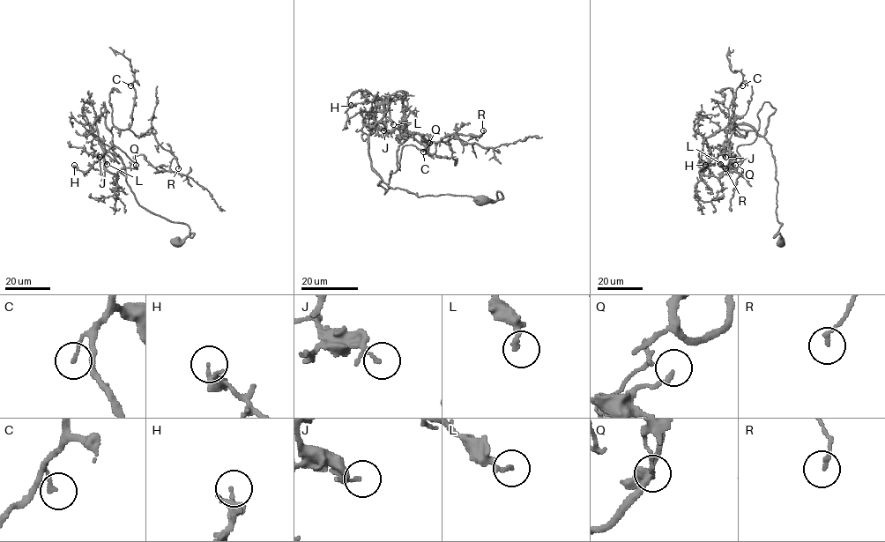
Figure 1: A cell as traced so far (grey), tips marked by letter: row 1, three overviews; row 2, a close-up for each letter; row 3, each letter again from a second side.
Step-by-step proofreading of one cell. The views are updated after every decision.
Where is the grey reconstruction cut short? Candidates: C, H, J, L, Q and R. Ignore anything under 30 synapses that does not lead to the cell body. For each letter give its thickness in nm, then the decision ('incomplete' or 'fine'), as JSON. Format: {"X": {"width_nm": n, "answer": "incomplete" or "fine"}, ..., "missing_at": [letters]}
{"C": {"width_nm": 130, "answer": "fine"}, "H": {"width_nm": 150, "answer": "fine"}, "J": {"width_nm": 120, "answer": "fine"}, "L": {"width_nm": 170, "answer": "fine"}, "Q": {"width_nm": 100, "answer": "fine"}, "R": {"width_nm": 140, "answer": "fine"}, "missing_at": []}

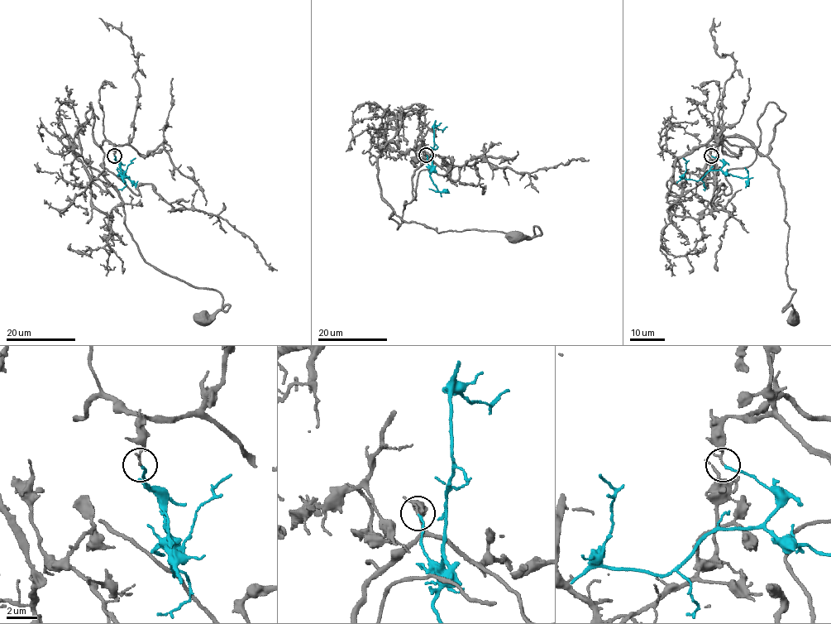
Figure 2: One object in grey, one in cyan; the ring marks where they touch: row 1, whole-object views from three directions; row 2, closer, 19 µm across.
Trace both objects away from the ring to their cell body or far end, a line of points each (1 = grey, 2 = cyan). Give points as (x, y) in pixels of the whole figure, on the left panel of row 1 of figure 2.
1: (115, 156), (93, 136), (90, 103), (82, 157), (117, 191), (146, 262), (222, 295), (226, 310), (202, 319)
2: (115, 156), (119, 162), (122, 180), (126, 166), (136, 158)

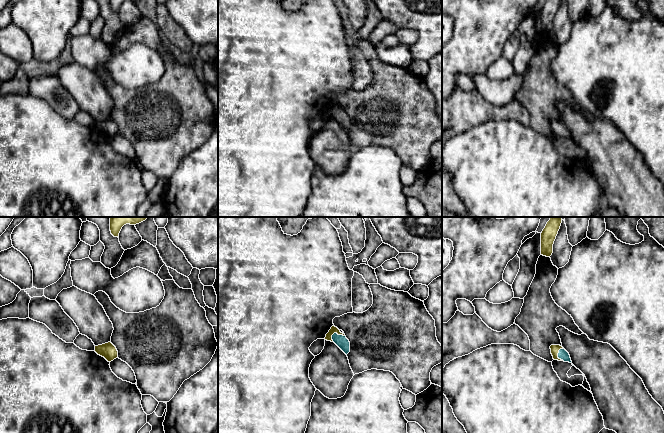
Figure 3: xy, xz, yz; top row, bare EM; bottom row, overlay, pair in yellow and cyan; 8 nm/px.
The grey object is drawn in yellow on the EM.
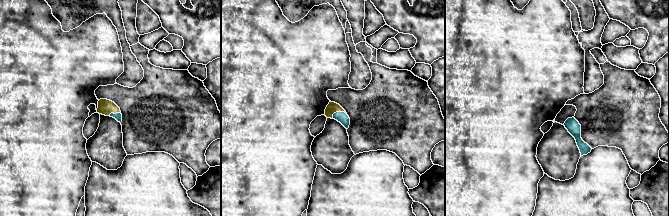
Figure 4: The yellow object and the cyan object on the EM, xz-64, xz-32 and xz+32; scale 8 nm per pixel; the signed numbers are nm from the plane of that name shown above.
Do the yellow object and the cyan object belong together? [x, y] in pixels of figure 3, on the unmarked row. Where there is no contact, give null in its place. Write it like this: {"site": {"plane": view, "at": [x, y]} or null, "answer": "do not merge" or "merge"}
{"site": {"plane": "xz", "at": [336, 108]}, "answer": "merge"}

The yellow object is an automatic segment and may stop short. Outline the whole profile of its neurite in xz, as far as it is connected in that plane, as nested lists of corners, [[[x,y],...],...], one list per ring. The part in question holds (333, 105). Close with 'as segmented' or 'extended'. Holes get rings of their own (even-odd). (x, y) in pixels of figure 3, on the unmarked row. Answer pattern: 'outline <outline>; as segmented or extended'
outline [[[332,102],[329,108],[326,110],[325,116],[334,118],[346,131],[350,128],[350,118],[346,114],[345,110],[340,106]]]; extended

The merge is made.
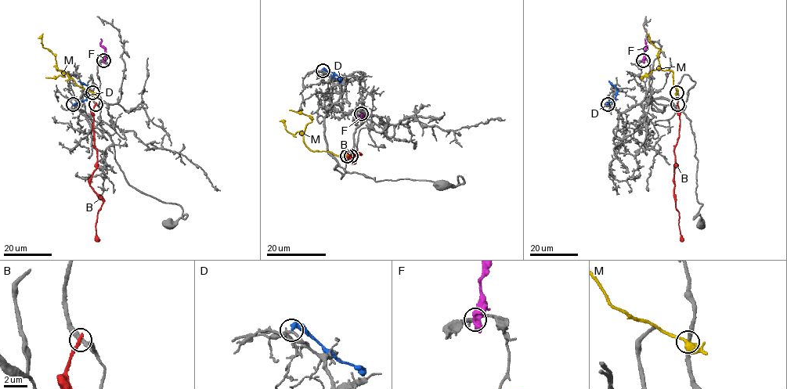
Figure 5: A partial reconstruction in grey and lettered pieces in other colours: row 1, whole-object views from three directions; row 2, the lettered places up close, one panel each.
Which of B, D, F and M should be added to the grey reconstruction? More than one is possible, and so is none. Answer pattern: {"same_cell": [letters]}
{"same_cell": []}

